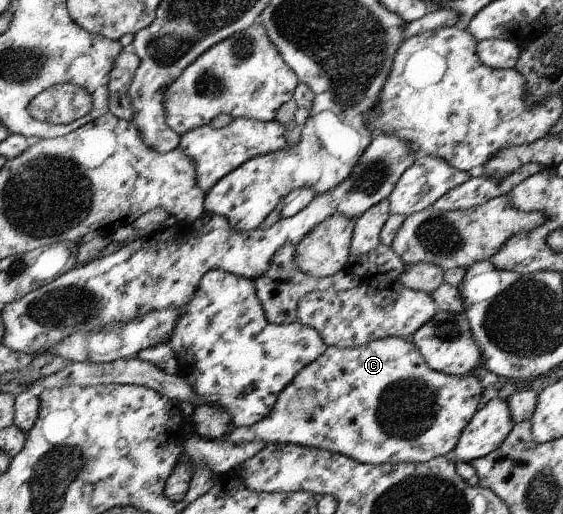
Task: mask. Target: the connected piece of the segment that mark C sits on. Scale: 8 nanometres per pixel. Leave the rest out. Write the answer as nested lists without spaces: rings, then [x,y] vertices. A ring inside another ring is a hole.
[[[386,337],[376,341],[370,341],[366,345],[358,347],[334,347],[329,346],[328,349],[317,360],[314,360],[308,367],[301,369],[296,379],[290,381],[288,387],[281,392],[280,398],[274,404],[273,411],[265,417],[264,420],[258,421],[257,424],[250,427],[236,426],[228,435],[224,435],[223,441],[232,441],[232,443],[241,443],[242,441],[264,441],[274,442],[277,444],[292,444],[314,447],[331,451],[332,453],[340,453],[340,455],[354,458],[358,462],[364,464],[425,464],[427,461],[433,460],[437,457],[448,455],[450,451],[457,447],[458,440],[461,439],[462,432],[465,431],[466,425],[473,420],[480,405],[480,393],[482,387],[478,383],[476,377],[472,375],[450,375],[447,373],[439,372],[425,361],[417,345],[414,345],[412,340],[406,341],[401,337]]]

